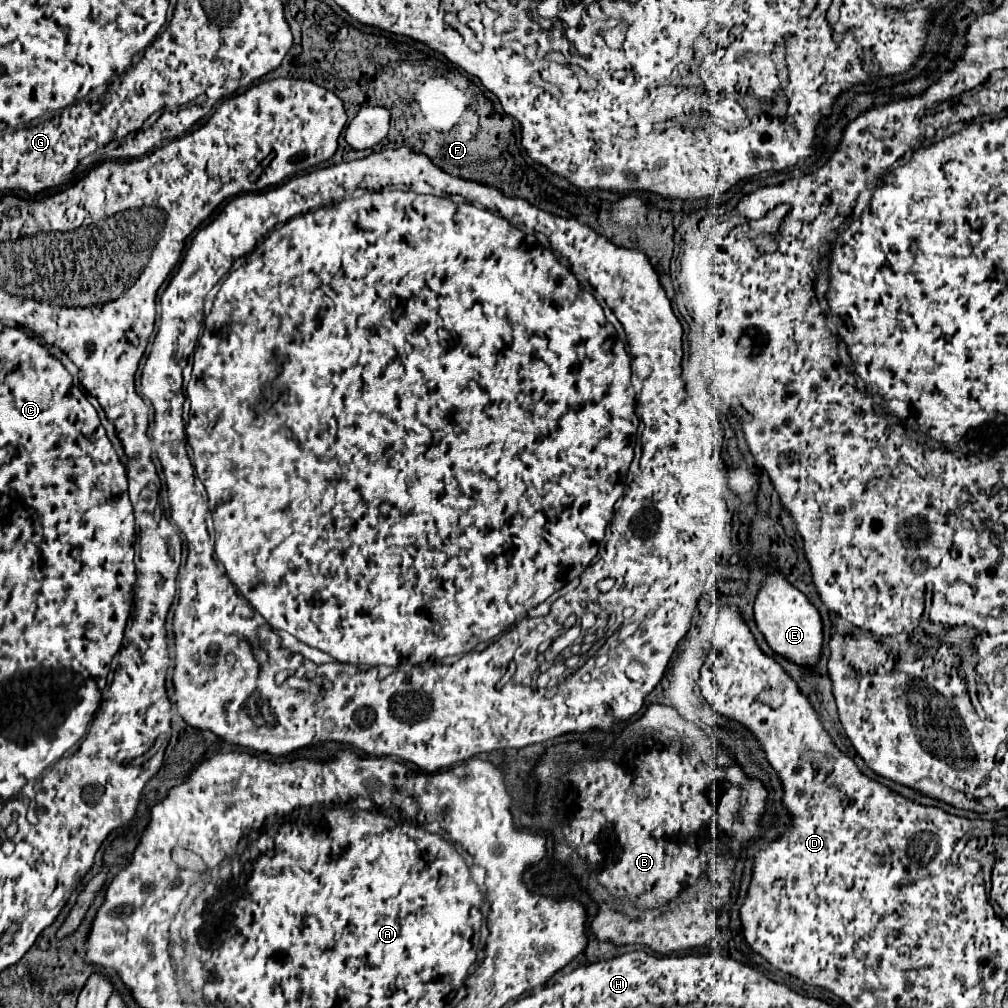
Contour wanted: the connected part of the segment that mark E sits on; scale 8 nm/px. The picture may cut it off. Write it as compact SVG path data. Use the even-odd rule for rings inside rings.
M777 570L767 572L767 580L755 602L755 624L765 636L769 648L801 668L815 668L823 648L823 624L817 608L793 588Z

